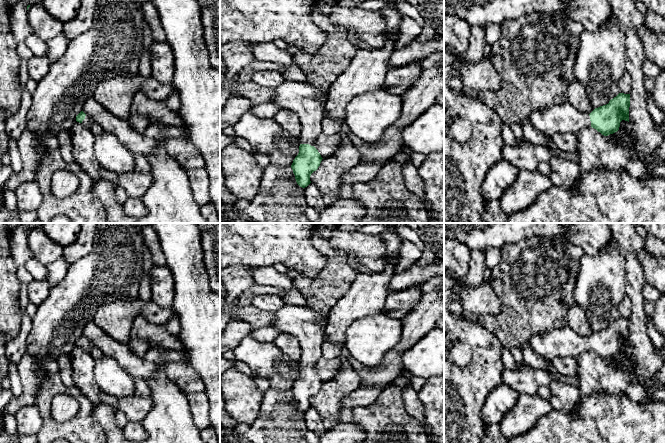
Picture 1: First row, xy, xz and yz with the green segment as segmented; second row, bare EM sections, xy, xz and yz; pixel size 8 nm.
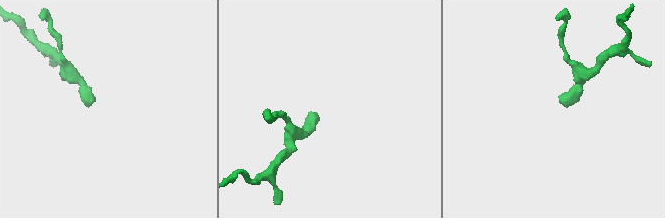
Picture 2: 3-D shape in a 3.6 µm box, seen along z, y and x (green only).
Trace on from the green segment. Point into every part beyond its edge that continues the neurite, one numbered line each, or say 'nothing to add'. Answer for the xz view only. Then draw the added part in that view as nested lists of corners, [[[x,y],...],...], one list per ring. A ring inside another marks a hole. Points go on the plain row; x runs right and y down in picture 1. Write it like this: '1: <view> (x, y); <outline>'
1: xz (307, 326); [[[284,304],[273,313],[273,326],[281,333],[295,336],[302,348],[301,368],[314,369],[322,357],[322,345],[326,340],[327,315],[314,312],[309,307]]]

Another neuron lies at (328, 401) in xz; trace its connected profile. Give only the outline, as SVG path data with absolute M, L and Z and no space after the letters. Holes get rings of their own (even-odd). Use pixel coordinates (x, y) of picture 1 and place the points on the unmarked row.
M341 357L341 366L334 379L323 382L320 390L310 400L311 407L322 416L325 430L330 430L339 422L339 412L344 408L343 400L356 391L361 384L358 373Z

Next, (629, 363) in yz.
M621 354L612 358L611 362L607 362L608 366L615 370L620 370L621 367L626 368L628 371L635 372L636 361L633 355L630 357L625 357Z

